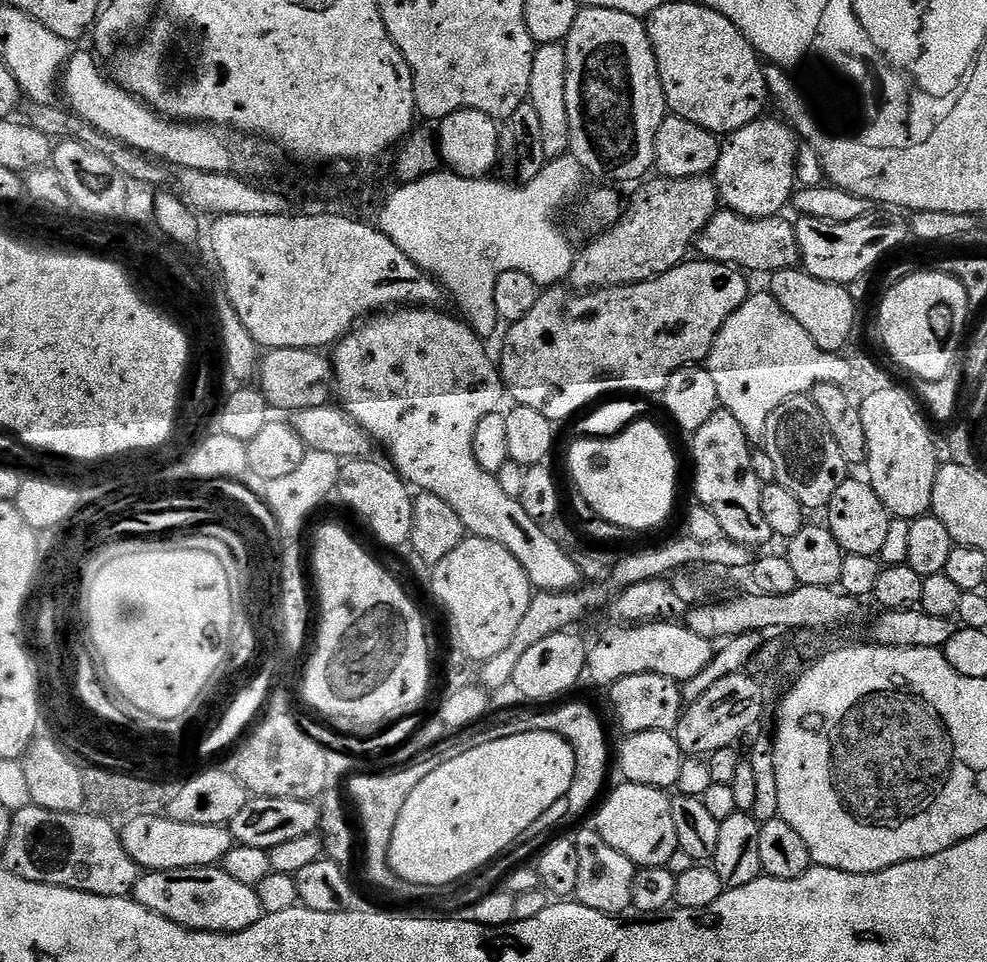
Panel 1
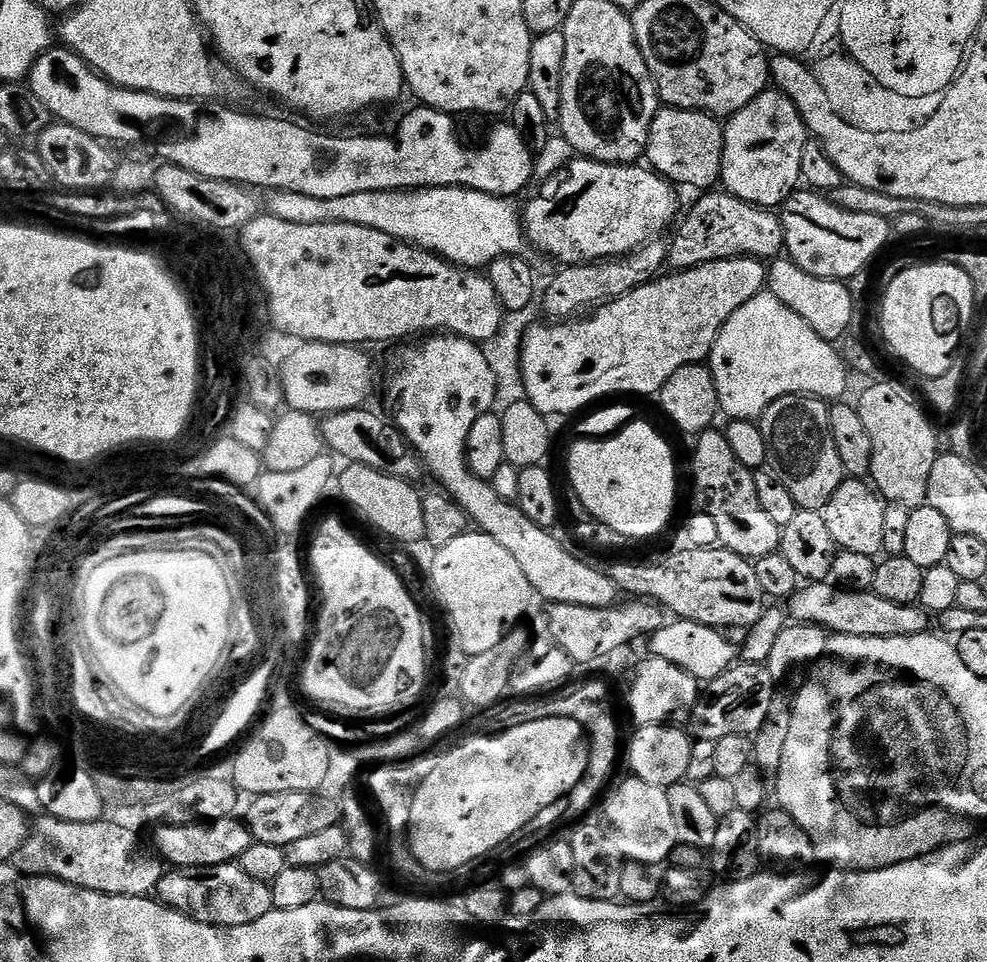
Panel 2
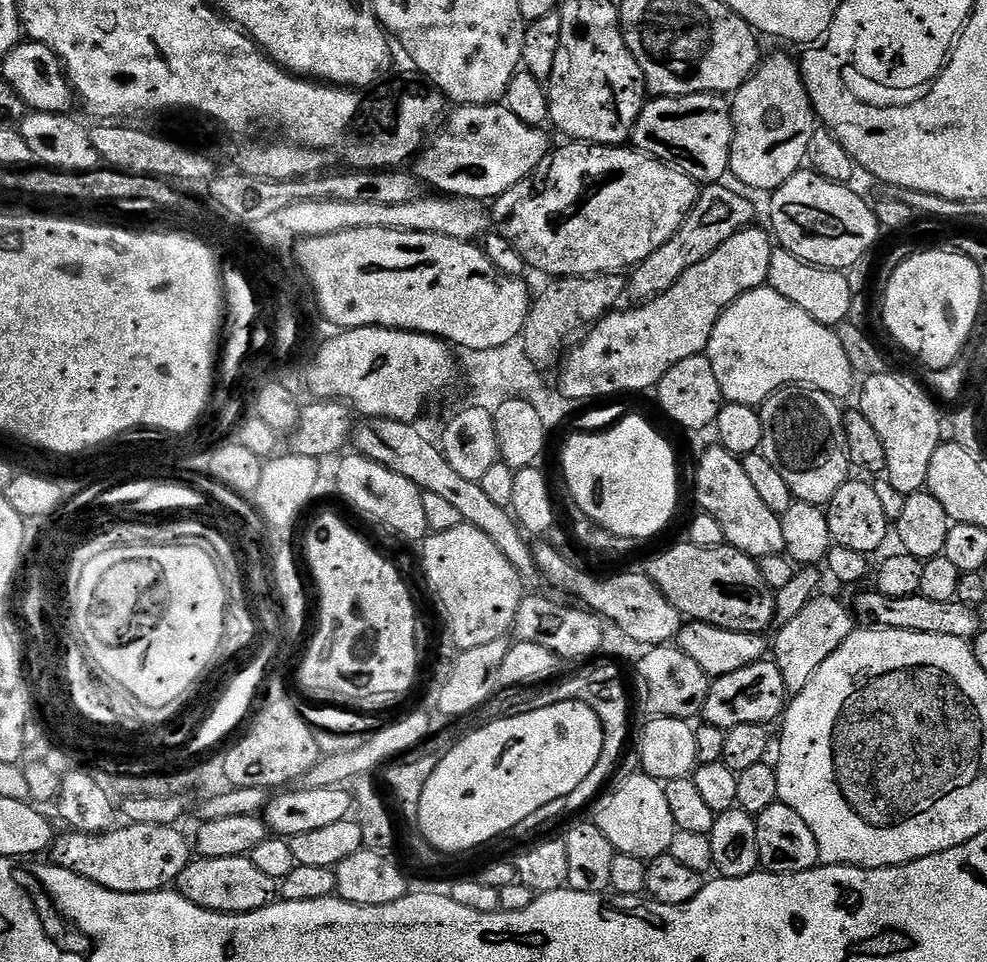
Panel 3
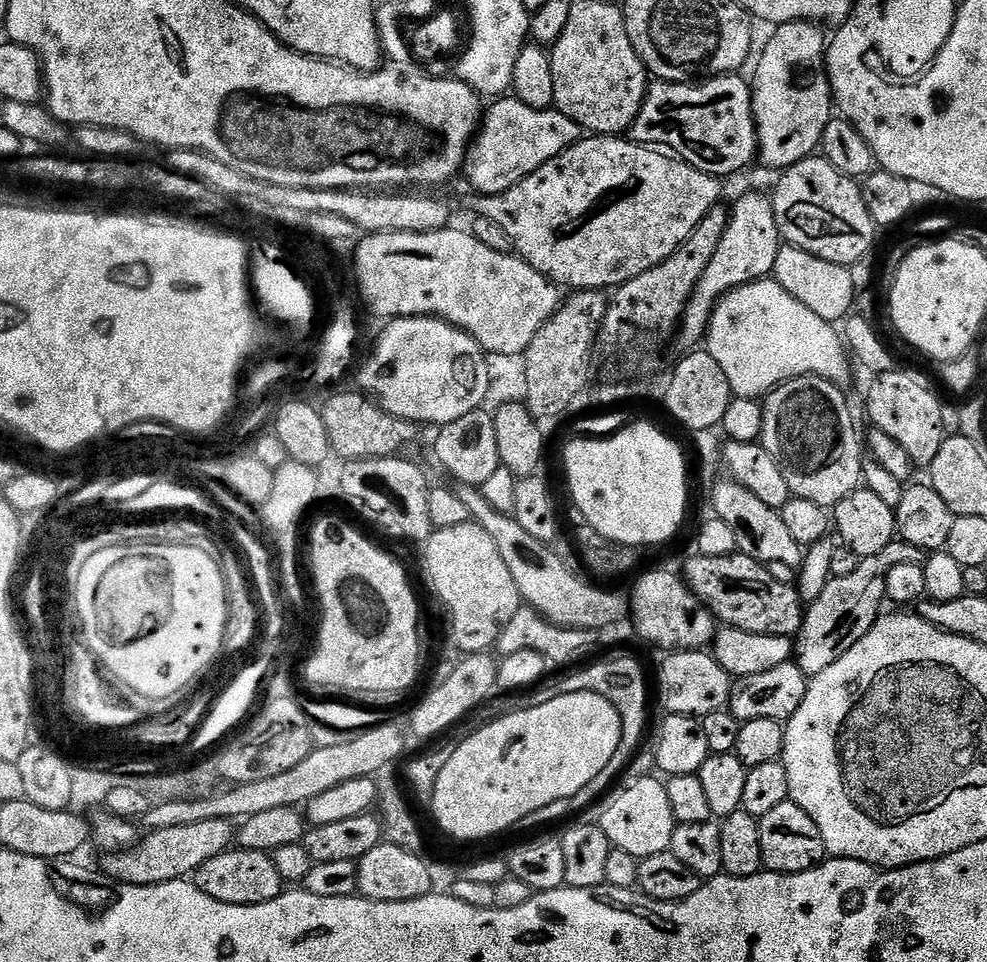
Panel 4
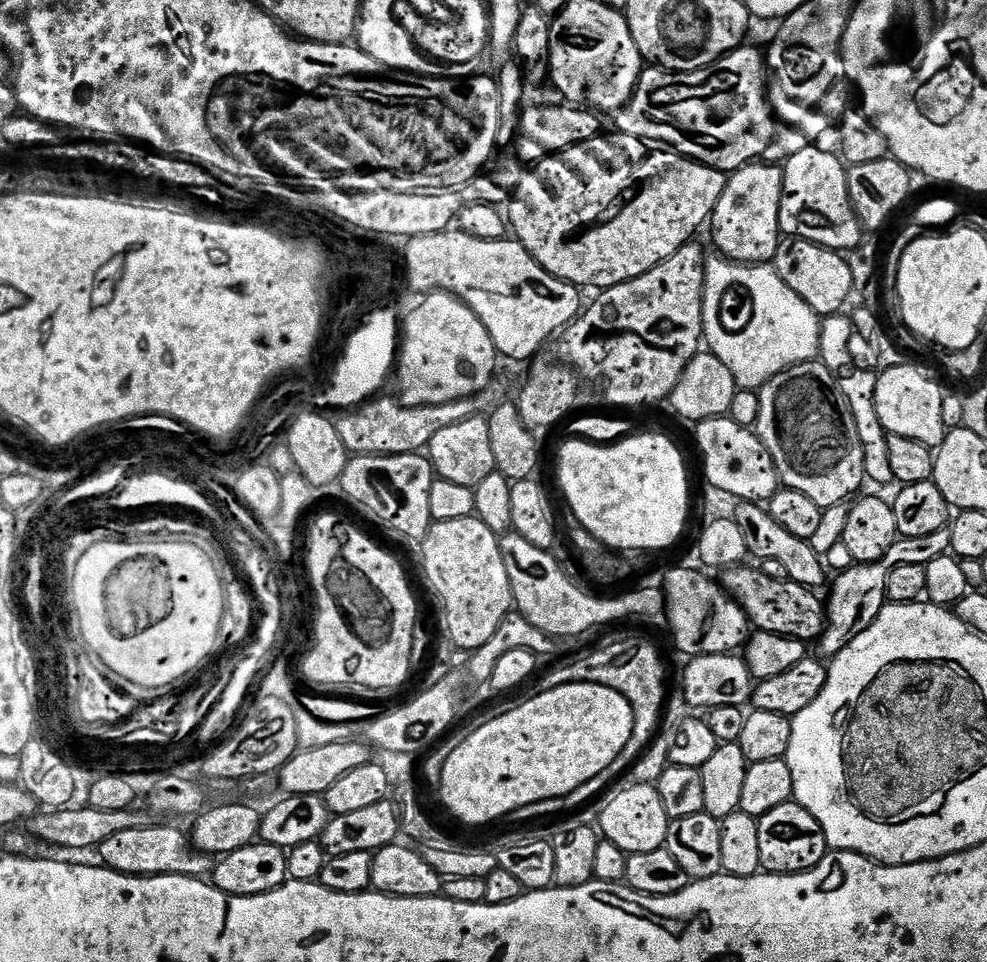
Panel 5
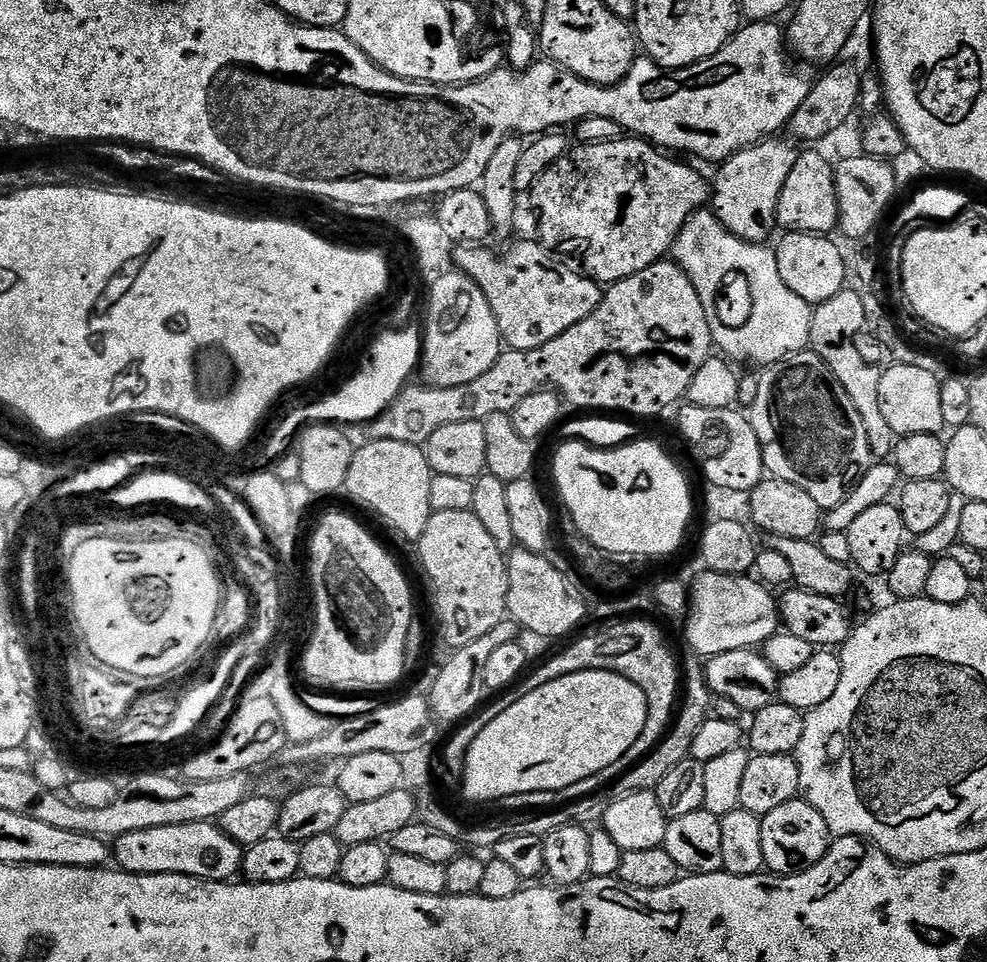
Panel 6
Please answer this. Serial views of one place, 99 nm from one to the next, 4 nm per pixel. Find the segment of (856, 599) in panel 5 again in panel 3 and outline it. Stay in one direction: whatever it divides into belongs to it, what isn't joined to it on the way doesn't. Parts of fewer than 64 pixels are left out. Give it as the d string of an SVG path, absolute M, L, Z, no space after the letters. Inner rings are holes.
M817 595L806 607L798 613L786 626L782 626L775 633L776 644L771 645L770 652L774 657L778 670L782 670L782 678L786 682L786 690L789 697L797 696L802 690L806 690L806 682L814 678L818 666L850 638L850 634L858 627L854 619L854 612L840 600L832 596Z

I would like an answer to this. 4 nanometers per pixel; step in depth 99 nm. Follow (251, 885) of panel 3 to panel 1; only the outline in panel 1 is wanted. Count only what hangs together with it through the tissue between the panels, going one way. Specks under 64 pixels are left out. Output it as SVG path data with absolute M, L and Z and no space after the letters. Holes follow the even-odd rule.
M223 867L210 868L179 868L178 870L166 870L165 872L145 871L136 885L131 890L137 904L146 910L158 914L175 924L181 924L189 928L191 932L241 932L260 921L265 915L262 910L262 902L258 902L258 894L255 888L246 886L246 882L238 882L230 878L230 874L224 872Z

